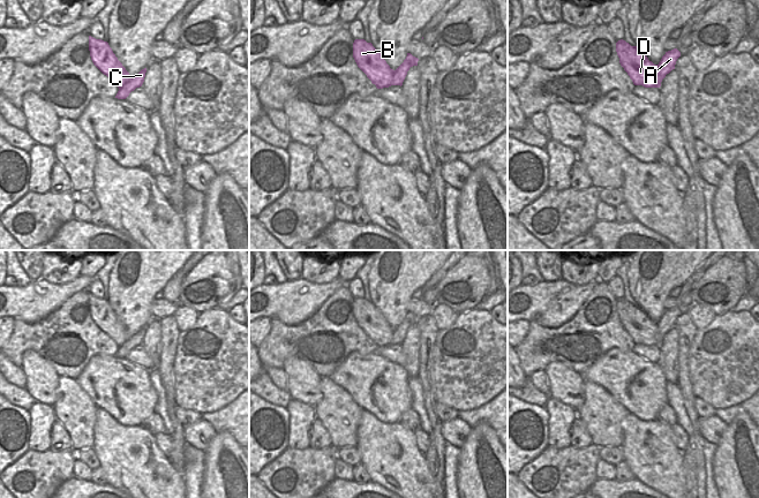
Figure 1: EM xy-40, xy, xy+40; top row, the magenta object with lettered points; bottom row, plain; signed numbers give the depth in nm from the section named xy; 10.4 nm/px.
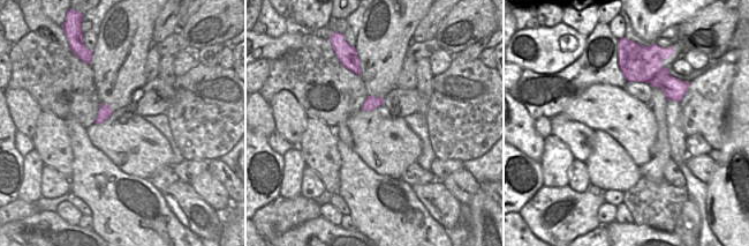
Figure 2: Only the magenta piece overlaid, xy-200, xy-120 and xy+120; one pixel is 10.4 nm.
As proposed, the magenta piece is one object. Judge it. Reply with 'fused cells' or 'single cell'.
fused cells

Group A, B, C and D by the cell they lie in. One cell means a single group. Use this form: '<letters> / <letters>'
A C / B D

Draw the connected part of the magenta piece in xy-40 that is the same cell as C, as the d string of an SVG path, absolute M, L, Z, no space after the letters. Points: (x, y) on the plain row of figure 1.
M146 326L142 327L137 333L135 333L125 345L120 346L115 356L126 357L131 349L136 346L142 345L145 335Z

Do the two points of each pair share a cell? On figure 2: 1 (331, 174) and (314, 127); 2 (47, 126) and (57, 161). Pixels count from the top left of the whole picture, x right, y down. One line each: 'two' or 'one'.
1: one
2: one

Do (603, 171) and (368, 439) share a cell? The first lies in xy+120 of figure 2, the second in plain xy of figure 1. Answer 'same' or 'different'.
different

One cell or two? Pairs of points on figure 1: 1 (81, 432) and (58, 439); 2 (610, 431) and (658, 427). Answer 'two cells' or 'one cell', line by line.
1: two cells
2: two cells

